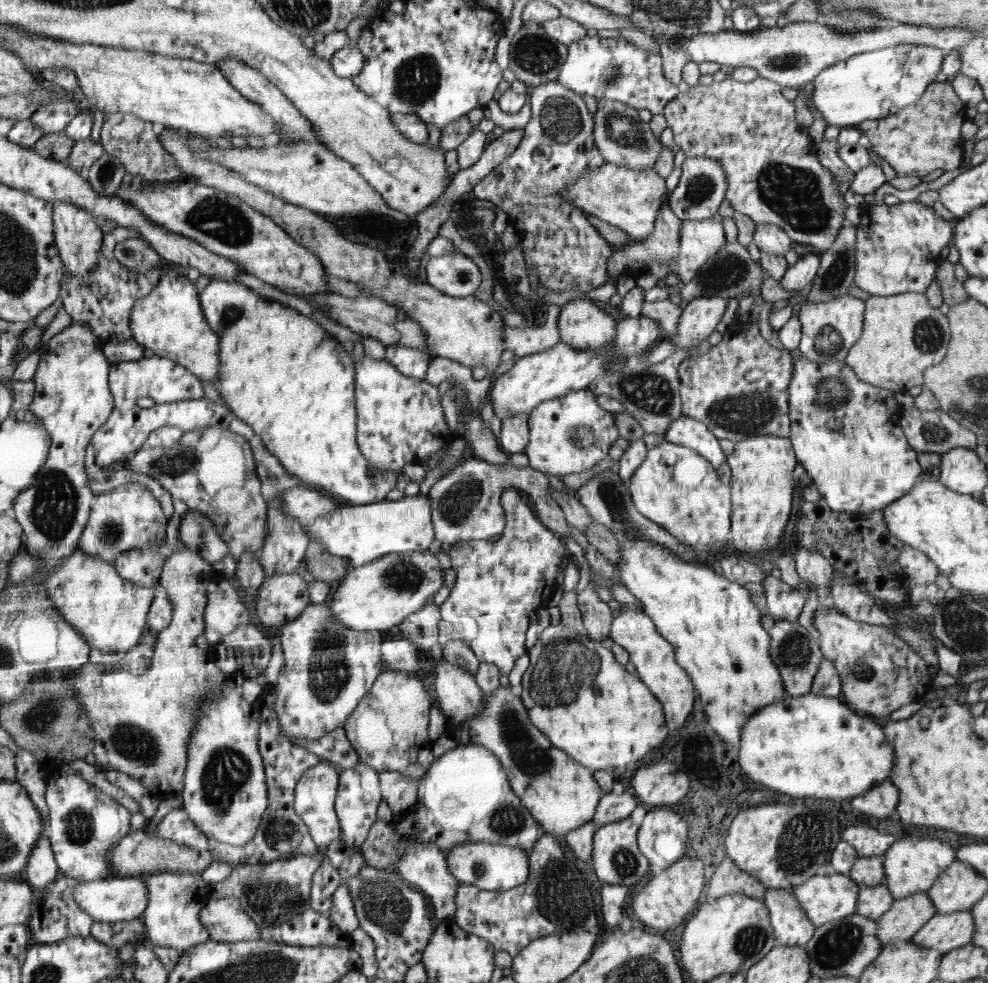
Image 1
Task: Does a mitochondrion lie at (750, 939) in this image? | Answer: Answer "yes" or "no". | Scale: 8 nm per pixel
yes

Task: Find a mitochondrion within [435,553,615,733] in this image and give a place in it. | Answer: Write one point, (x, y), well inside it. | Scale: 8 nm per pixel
(569, 667)

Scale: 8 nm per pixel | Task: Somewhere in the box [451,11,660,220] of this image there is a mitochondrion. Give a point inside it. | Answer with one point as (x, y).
(562, 122)

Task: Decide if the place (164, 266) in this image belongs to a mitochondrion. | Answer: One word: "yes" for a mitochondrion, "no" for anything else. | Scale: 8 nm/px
no

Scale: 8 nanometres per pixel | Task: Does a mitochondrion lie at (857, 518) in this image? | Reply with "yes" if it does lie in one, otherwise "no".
no

